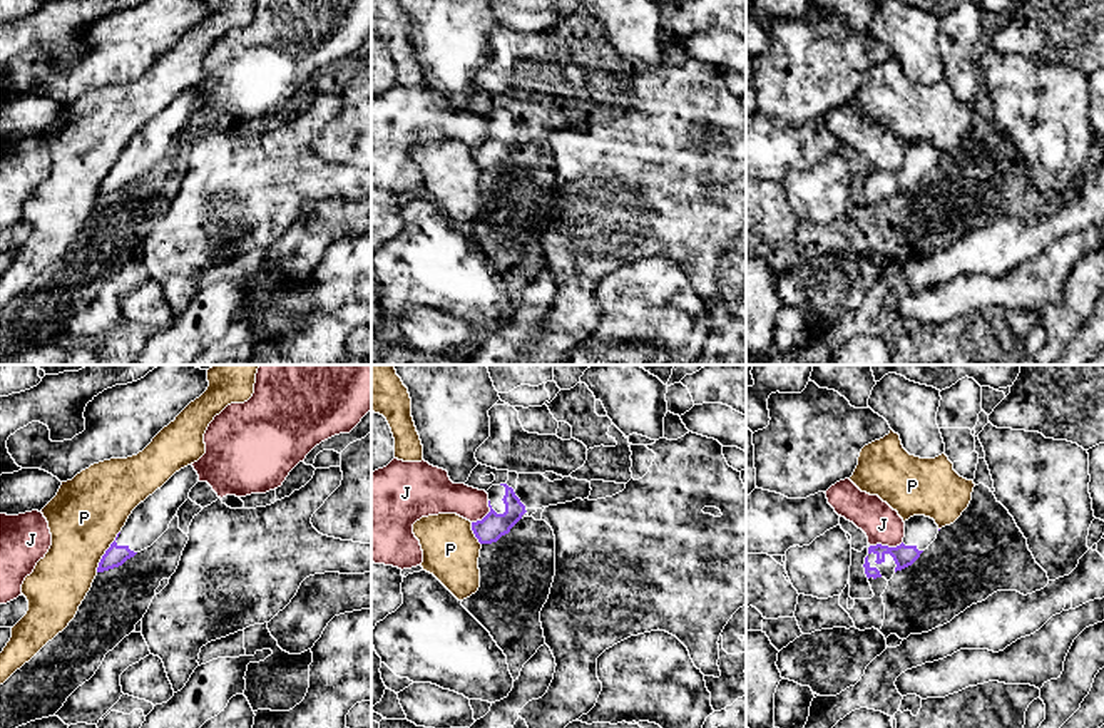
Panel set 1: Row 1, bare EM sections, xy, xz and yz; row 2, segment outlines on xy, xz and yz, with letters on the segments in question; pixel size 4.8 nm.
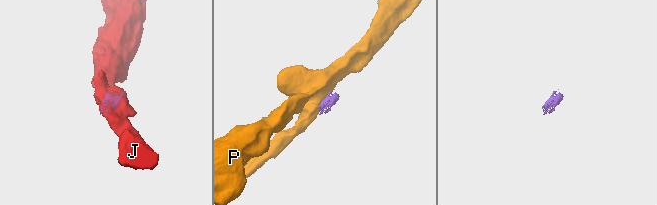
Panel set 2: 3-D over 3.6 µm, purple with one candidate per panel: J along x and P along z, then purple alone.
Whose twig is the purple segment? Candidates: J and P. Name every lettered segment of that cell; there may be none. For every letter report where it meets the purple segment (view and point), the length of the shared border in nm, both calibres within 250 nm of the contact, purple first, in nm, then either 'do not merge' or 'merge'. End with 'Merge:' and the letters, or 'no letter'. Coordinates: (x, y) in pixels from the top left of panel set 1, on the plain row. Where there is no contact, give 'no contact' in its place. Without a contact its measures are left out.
J: yz (885, 171) | 160 nm | 110/180 nm | do not merge
P: xy (106, 176) | 240 nm | 100/360 nm | do not merge
Merge: no letter

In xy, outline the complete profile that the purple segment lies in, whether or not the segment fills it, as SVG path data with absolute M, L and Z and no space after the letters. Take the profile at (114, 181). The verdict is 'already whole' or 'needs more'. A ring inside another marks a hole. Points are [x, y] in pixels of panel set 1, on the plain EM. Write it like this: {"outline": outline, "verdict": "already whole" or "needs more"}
{"outline": "M187 90L141 127L102 181L97 197L119 192L137 177L151 172L169 154L171 146L197 107L197 97Z", "verdict": "needs more"}

